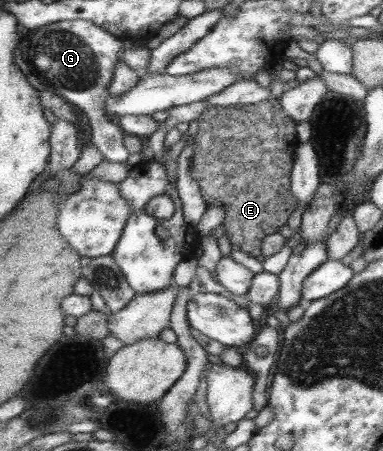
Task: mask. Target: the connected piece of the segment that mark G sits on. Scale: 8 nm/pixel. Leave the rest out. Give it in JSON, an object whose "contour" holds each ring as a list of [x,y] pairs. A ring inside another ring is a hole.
{"contour":[[[66,20],[43,25],[34,33],[27,33],[23,45],[23,55],[28,64],[34,65],[42,77],[52,77],[46,81],[54,93],[82,110],[92,128],[91,145],[104,156],[104,160],[112,163],[124,163],[128,159],[122,131],[112,125],[102,111],[104,100],[109,95],[107,87],[122,49],[123,43],[117,37],[90,20]]]}

